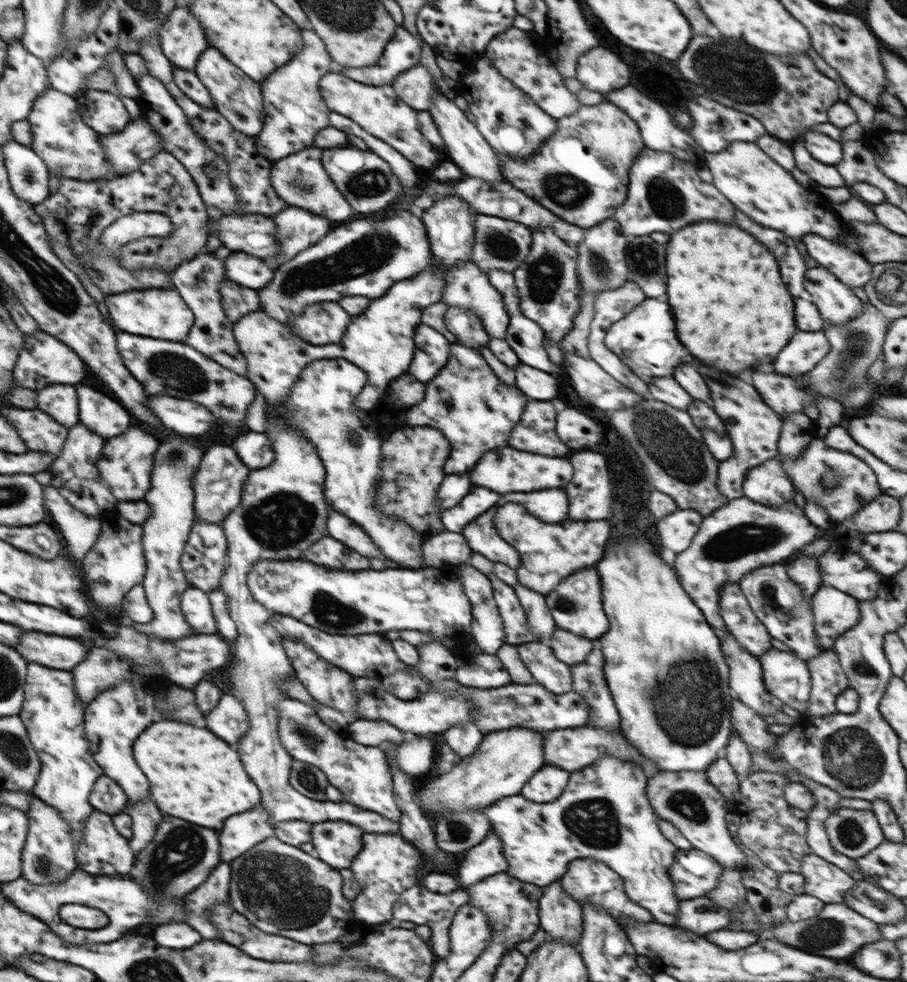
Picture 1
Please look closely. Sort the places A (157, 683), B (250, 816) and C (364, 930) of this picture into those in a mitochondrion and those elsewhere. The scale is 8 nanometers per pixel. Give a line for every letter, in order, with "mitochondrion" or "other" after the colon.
A: other
B: other
C: other

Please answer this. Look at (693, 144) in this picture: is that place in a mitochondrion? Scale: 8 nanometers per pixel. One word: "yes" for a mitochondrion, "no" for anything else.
no

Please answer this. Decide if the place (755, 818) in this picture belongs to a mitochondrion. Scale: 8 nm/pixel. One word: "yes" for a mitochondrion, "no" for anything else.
no

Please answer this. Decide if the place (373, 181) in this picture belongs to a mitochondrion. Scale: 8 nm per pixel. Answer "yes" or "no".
yes

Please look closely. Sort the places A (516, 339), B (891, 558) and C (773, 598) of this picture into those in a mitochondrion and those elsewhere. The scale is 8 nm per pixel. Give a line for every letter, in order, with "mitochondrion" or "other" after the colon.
A: other
B: other
C: mitochondrion

